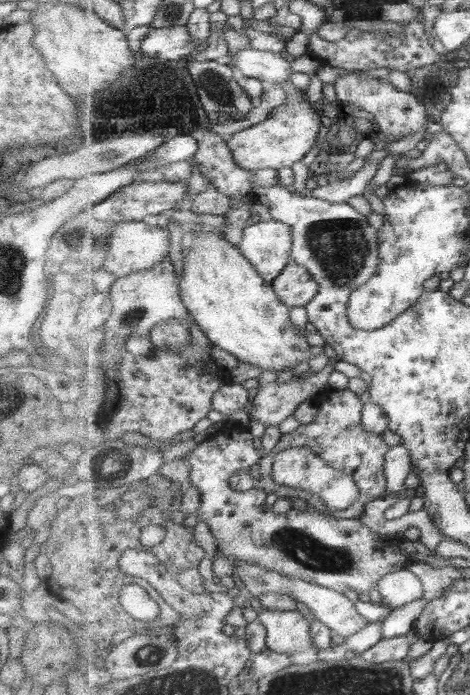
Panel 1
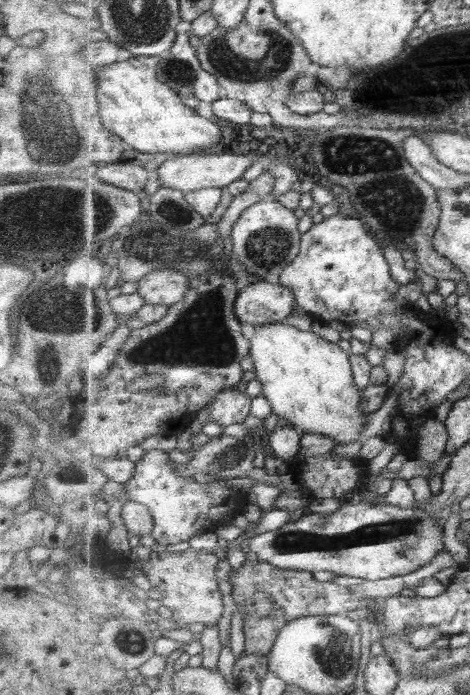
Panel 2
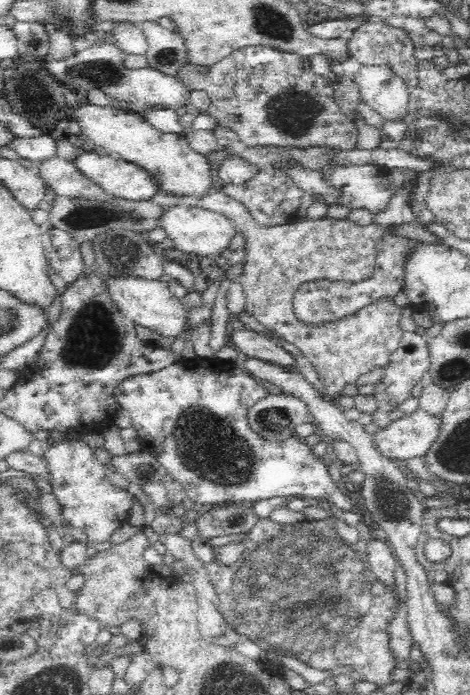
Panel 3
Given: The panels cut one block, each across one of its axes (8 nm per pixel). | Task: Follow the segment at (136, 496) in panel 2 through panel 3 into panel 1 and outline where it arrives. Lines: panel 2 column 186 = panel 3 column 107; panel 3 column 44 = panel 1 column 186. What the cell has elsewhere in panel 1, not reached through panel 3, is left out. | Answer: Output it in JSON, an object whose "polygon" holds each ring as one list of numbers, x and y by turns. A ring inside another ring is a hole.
{"polygon":[[239,430,237,436,213,435,184,458,191,463,190,484,200,493,197,519,208,525,224,556,255,562,285,576,317,583,341,593,352,589,358,594,367,594,384,576,403,570,413,562,407,551,399,546,400,540,405,540,403,534,383,536,360,518,340,519,315,509,302,512,291,508,280,514,271,509,263,511,266,490,235,491,230,488,227,480,233,474,241,468,259,464,263,458,249,432]]}

